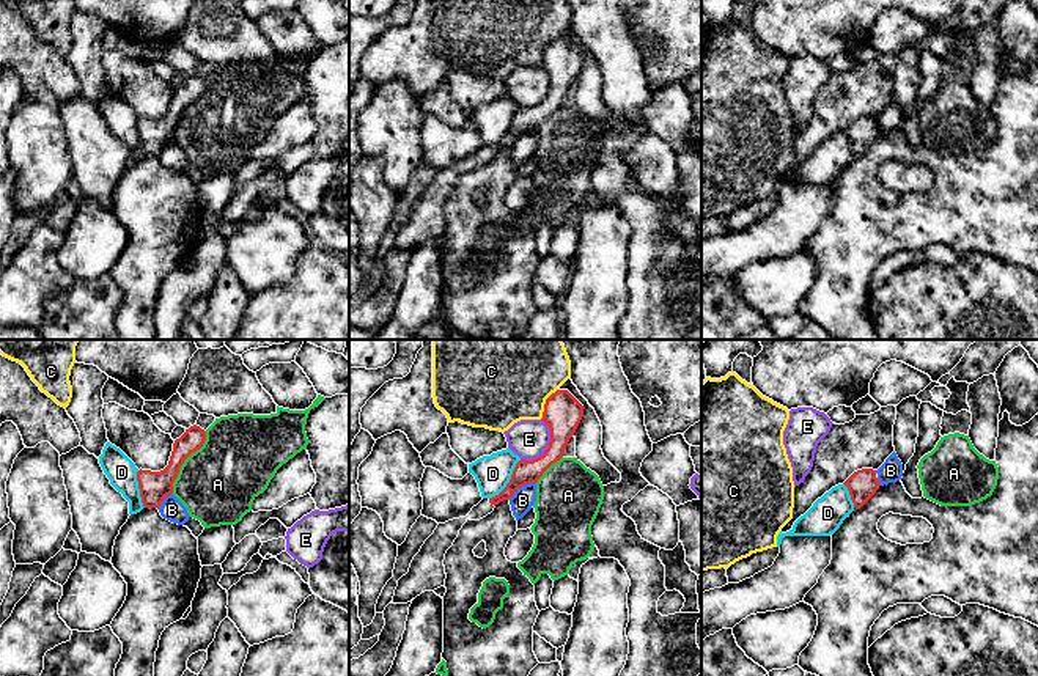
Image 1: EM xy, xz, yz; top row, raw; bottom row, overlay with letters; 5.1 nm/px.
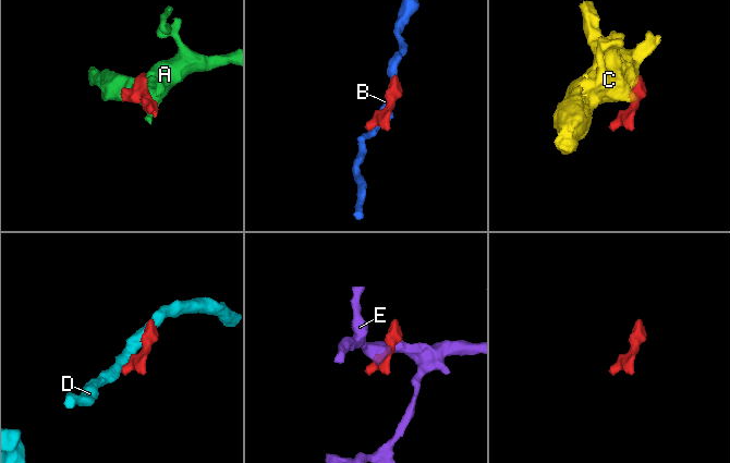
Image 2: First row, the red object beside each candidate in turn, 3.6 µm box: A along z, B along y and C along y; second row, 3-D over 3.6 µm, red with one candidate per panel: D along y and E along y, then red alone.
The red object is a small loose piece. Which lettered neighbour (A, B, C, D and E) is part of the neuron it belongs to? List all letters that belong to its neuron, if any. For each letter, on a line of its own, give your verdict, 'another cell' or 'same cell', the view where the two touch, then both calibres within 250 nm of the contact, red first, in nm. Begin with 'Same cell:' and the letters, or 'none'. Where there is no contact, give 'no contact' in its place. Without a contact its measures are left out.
Same cell: none
A: another cell | xy | 160/400 nm
B: another cell | xz | 120/120 nm
C: another cell | xz | 190/380 nm
D: another cell | xz | 120/180 nm
E: another cell | xz | 190/200 nm

